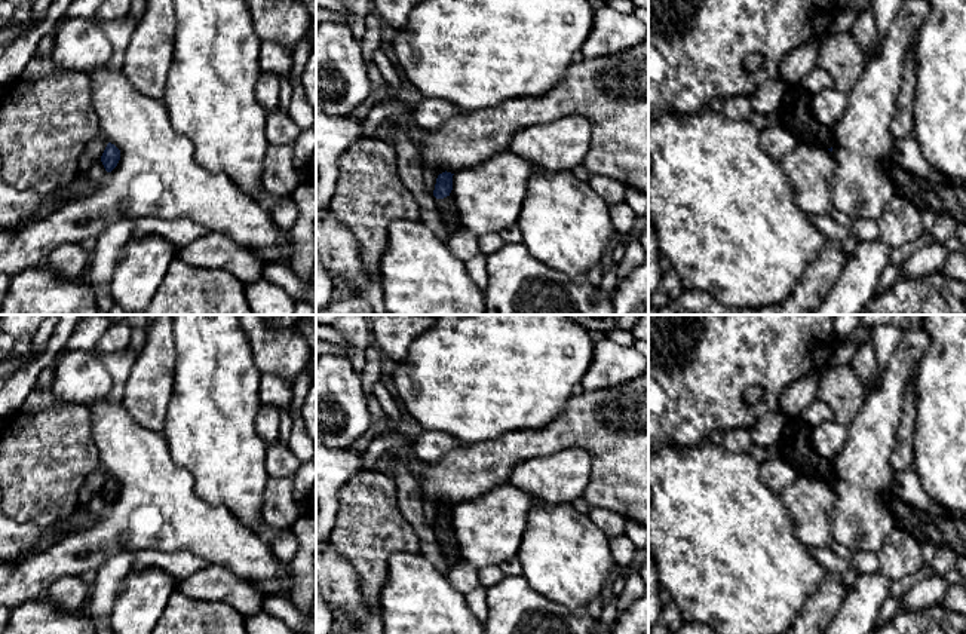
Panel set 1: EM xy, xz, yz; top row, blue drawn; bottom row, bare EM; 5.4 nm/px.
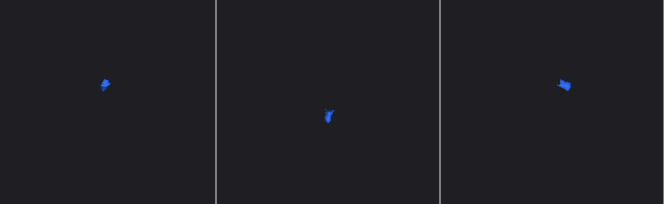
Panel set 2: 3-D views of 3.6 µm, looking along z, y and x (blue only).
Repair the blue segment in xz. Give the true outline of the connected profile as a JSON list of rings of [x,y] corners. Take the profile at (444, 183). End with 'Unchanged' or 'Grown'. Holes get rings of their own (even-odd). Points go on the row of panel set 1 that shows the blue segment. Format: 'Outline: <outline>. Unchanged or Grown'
Outline: [[[447,171],[439,174],[433,190],[436,208],[445,221],[448,236],[453,235],[460,227],[460,217],[451,193],[453,175],[454,174]]]. Grown

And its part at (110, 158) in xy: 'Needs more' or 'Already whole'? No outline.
Already whole

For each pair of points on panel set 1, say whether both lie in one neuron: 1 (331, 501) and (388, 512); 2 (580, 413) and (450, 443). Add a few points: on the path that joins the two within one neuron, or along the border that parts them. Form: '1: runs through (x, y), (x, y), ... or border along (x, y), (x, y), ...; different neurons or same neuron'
1: border along (356, 472), (339, 490), (339, 510), (331, 530); different neurons
2: border along (463, 446), (450, 450), (439, 461), (431, 463); different neurons

